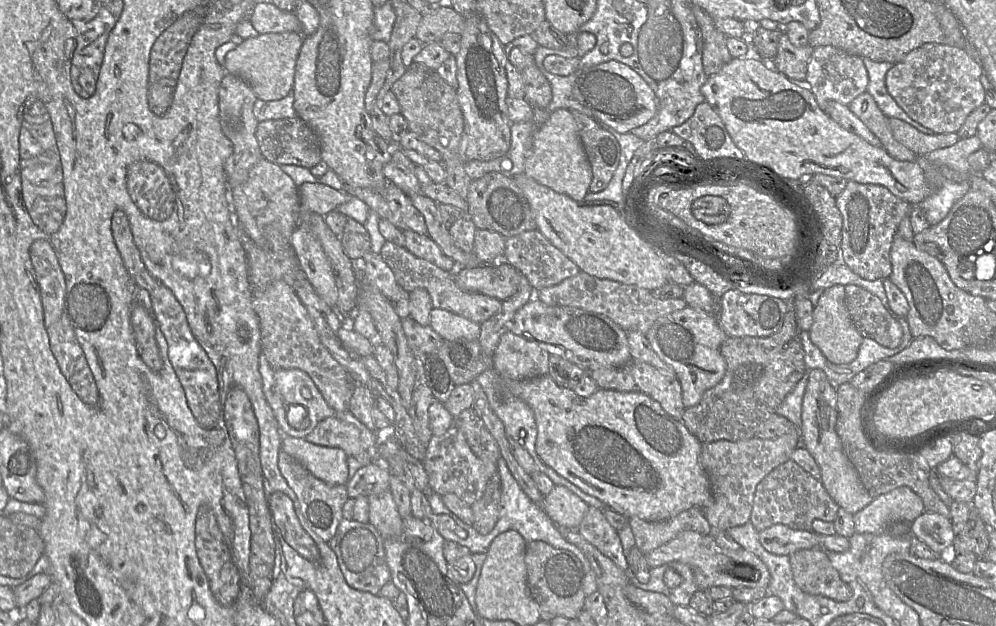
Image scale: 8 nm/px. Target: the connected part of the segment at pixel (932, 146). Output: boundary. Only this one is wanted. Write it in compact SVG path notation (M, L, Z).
M888 119L893 137L918 156L924 156L934 150L954 145L960 137L957 133L926 135L903 120Z

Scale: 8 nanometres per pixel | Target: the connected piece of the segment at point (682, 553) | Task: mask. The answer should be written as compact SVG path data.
M690 530L678 533L667 543L646 554L645 559L650 568L671 562L689 566L700 590L707 590L713 586L767 588L770 582L767 566L753 553L743 548L736 551L723 549L711 535Z

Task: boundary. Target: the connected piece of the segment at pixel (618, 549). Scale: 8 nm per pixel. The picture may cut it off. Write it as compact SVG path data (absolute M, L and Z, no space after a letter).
M590 506L577 531L619 568L624 571L628 568L618 531L610 525L600 509Z

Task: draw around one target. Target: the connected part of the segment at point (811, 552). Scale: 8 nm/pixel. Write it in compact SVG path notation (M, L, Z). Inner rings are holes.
M822 547L798 550L789 559L794 581L804 593L838 602L851 598L851 588L842 581Z

